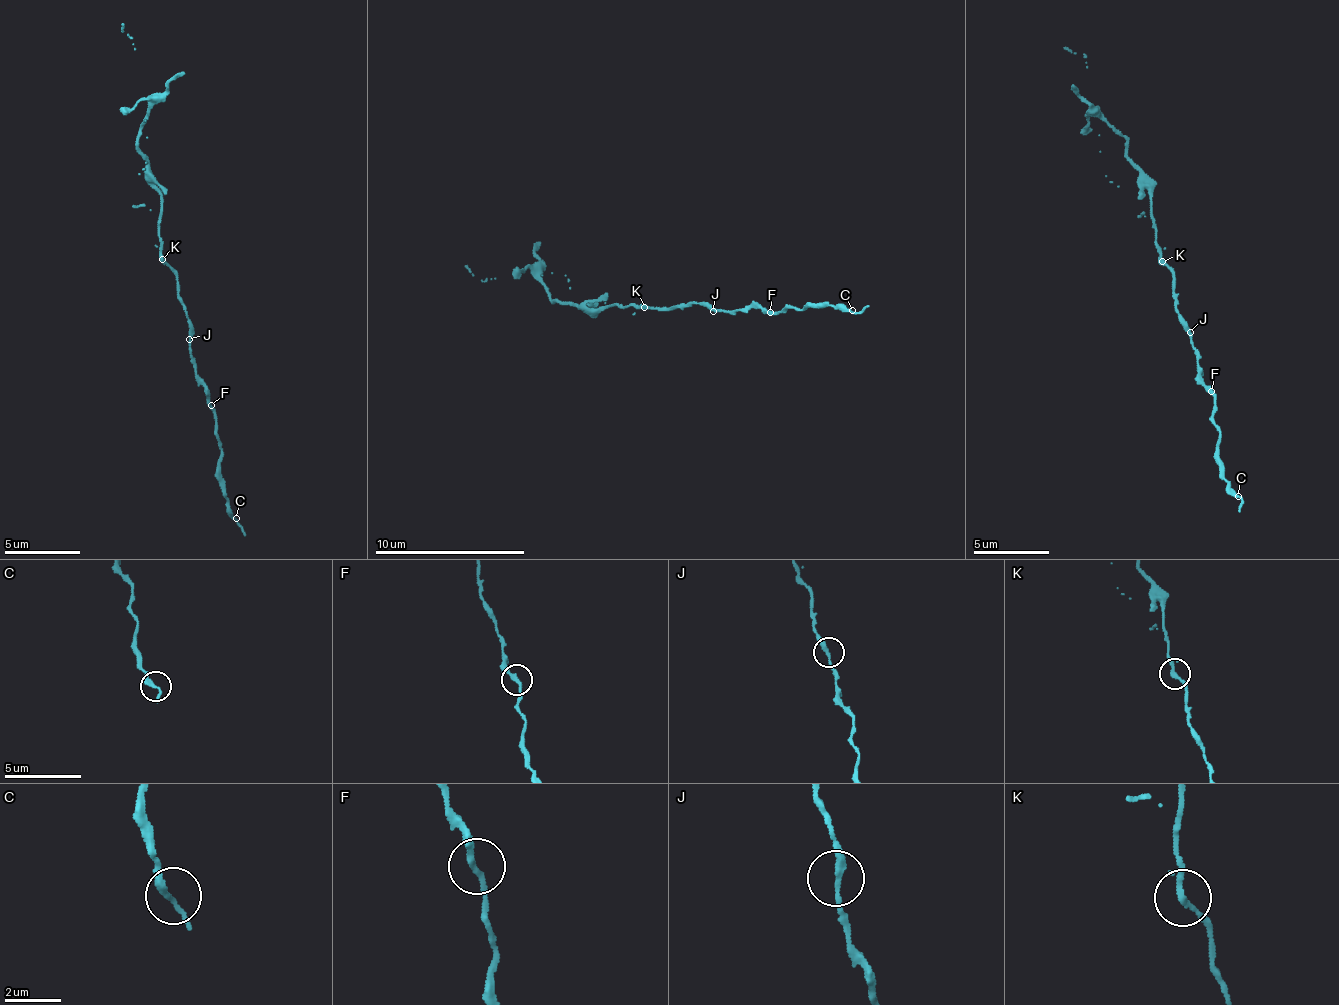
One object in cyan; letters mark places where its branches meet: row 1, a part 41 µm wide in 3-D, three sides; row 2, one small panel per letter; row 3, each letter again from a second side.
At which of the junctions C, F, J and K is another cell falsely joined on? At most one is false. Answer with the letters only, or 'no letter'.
K

